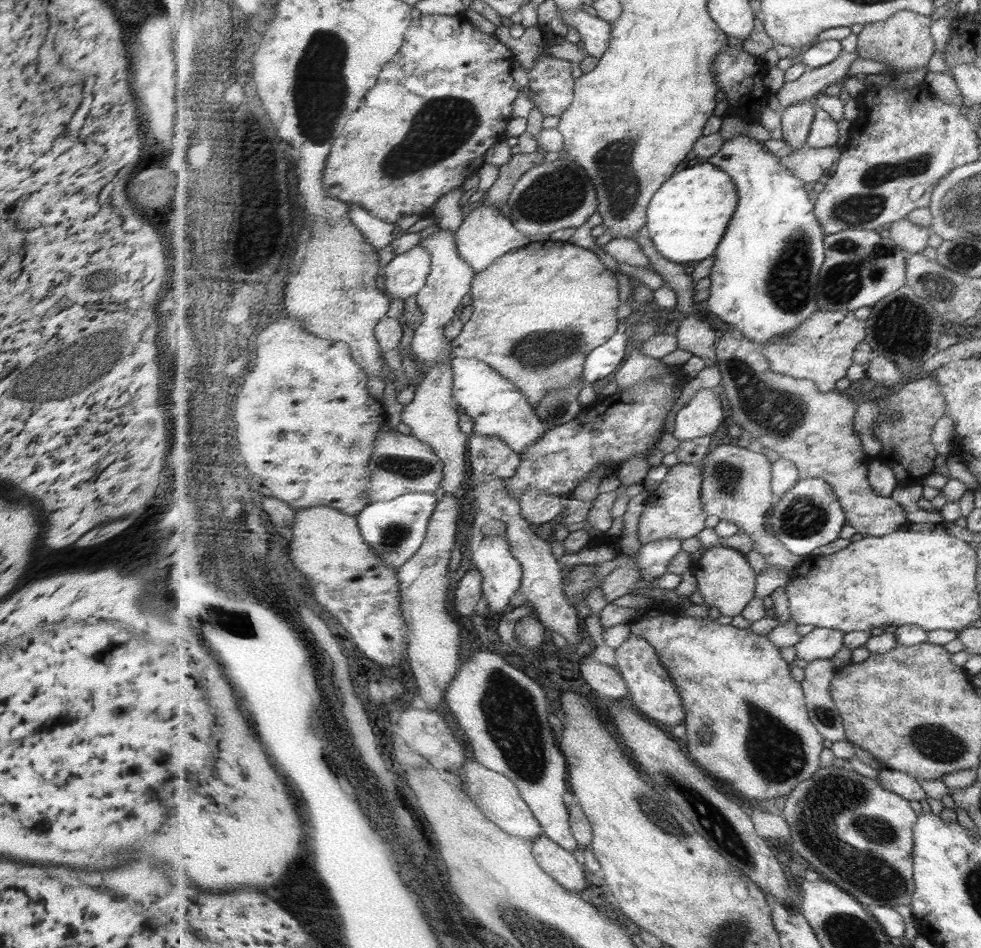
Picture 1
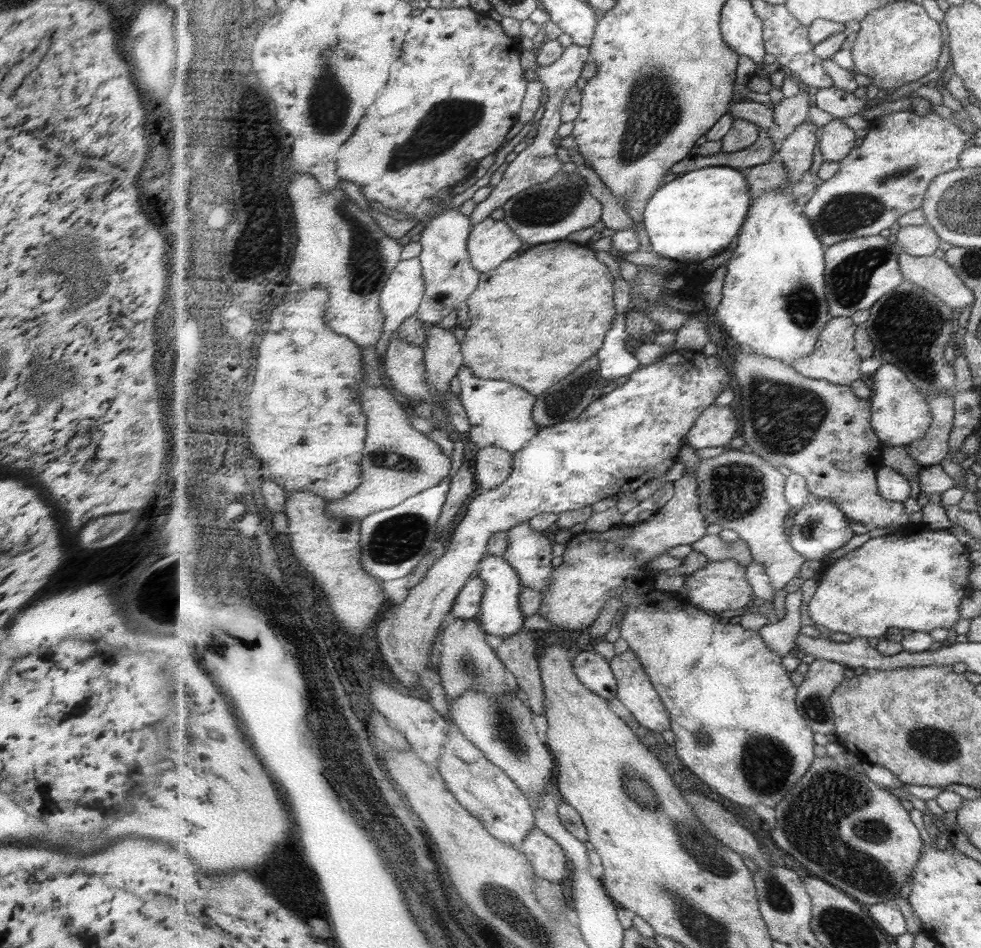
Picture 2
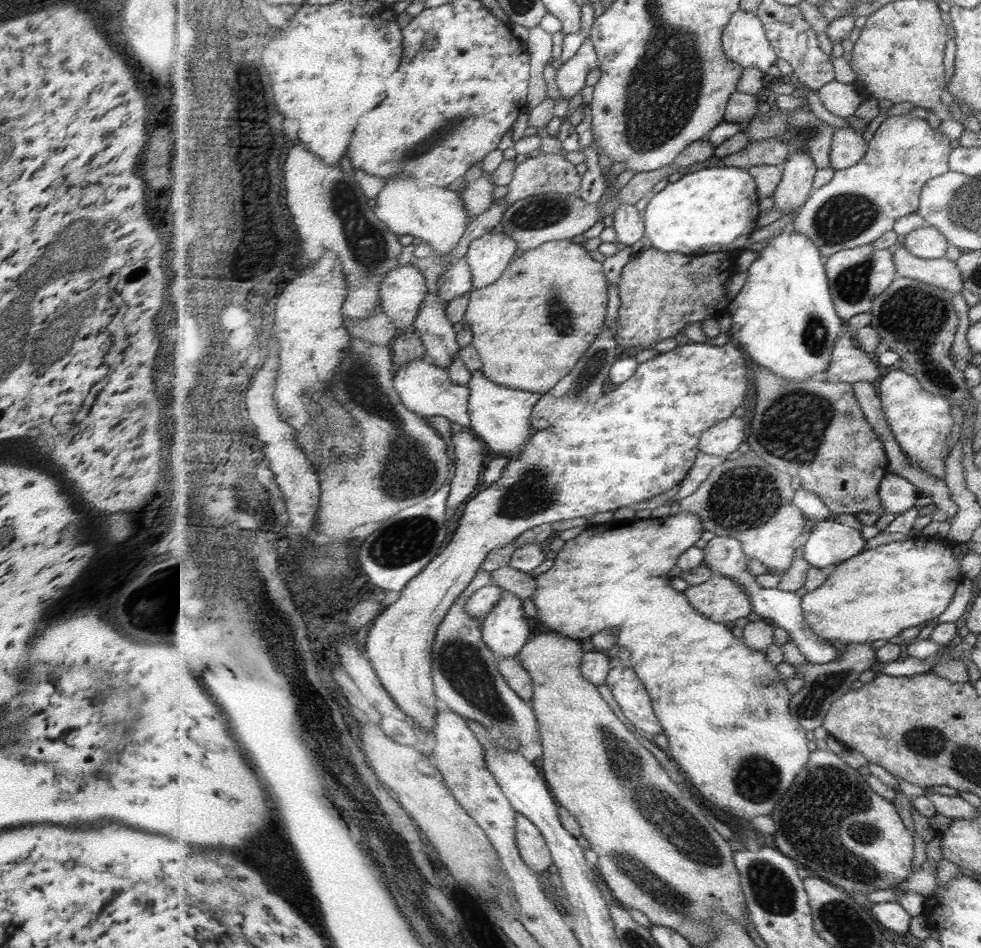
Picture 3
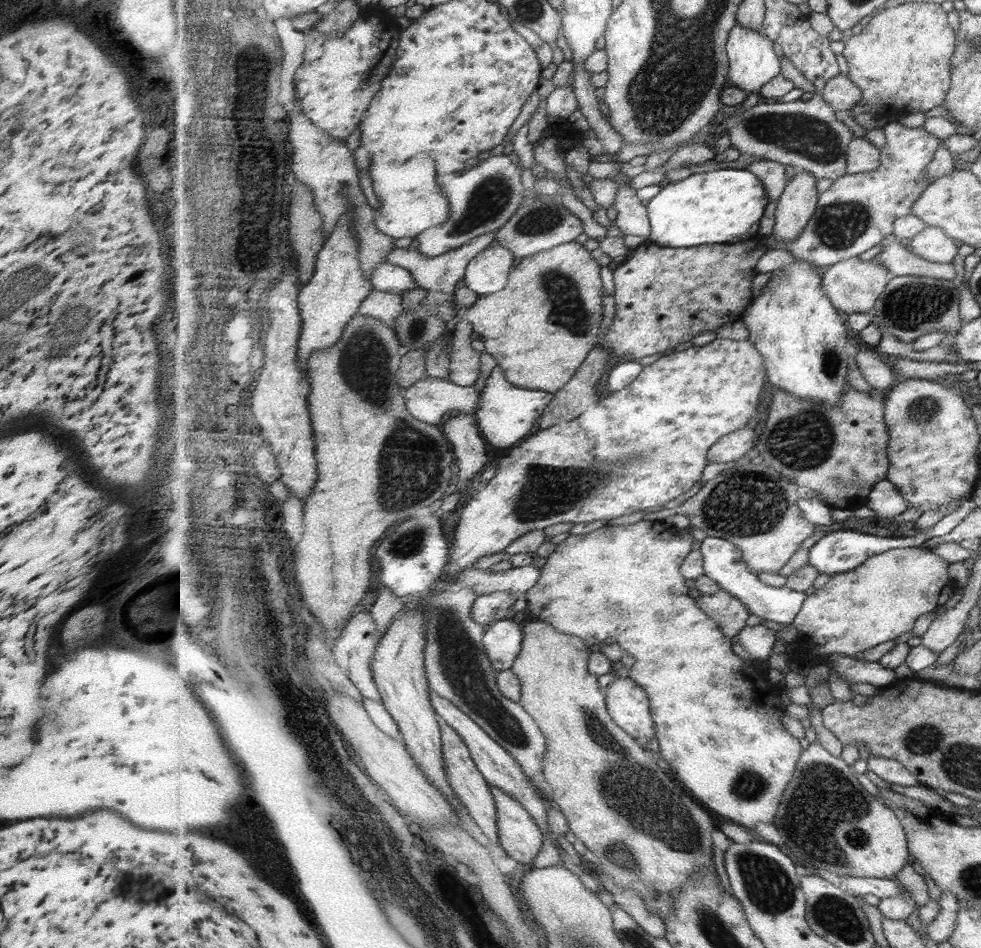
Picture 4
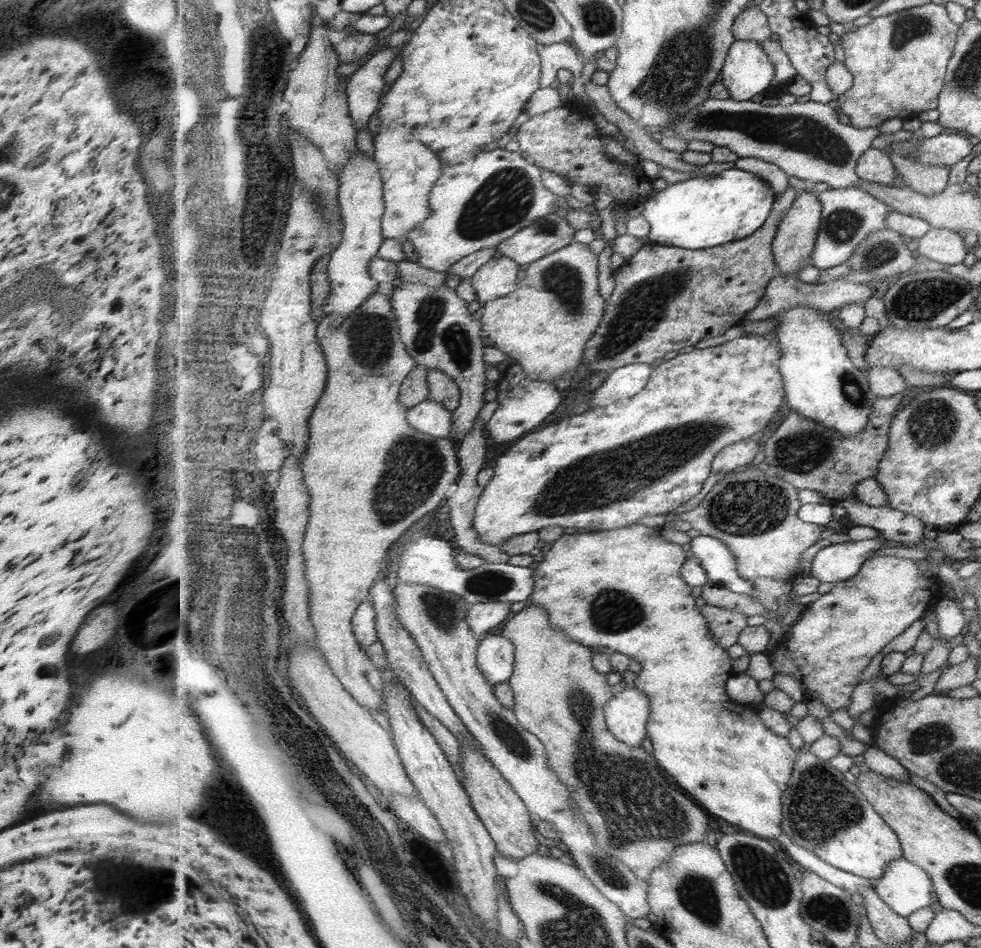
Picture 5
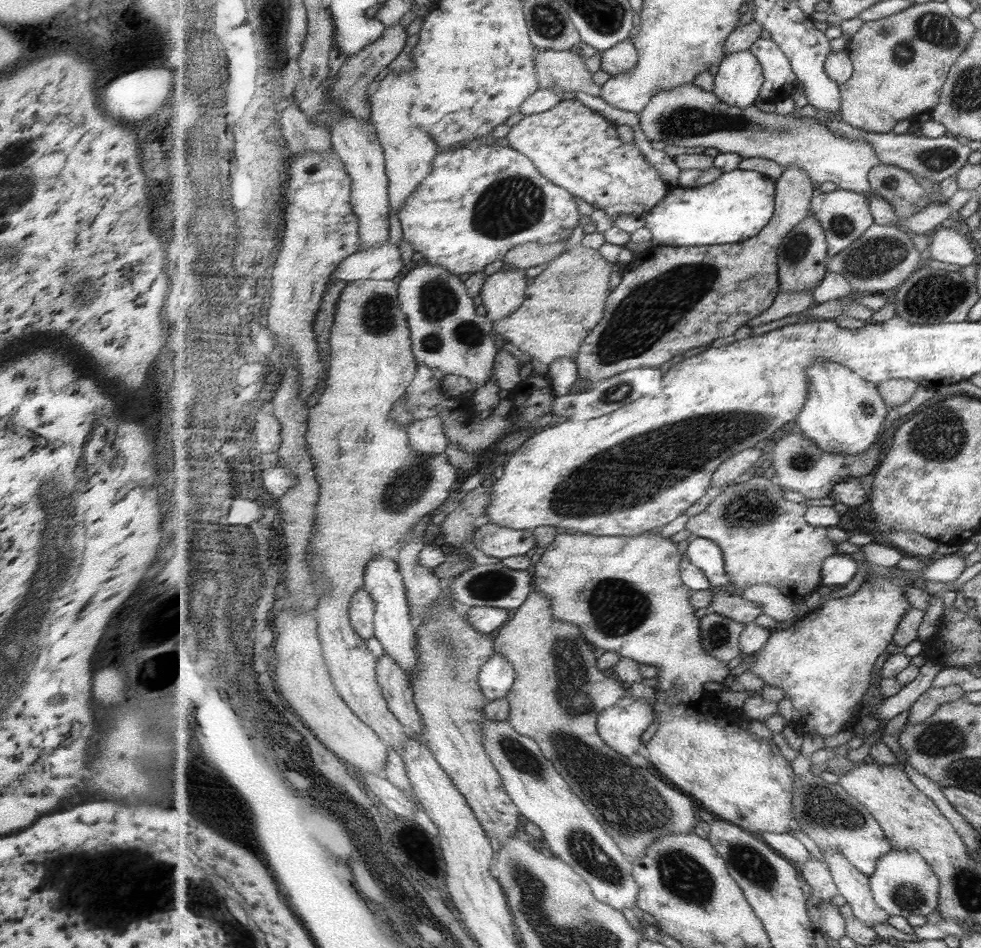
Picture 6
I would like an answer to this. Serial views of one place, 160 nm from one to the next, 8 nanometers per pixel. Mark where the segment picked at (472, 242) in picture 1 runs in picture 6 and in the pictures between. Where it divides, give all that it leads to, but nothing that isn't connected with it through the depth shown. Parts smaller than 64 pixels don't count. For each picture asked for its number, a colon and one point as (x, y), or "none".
2: (492, 242)
3: (489, 257)
4: (490, 271)
5: (498, 278)
6: (504, 293)

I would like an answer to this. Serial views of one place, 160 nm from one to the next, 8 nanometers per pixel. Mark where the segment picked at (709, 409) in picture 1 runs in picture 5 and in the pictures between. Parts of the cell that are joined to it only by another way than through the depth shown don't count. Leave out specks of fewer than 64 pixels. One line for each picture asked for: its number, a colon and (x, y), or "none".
2: (718, 425)
3: (726, 437)
4: (731, 448)
5: (745, 452)

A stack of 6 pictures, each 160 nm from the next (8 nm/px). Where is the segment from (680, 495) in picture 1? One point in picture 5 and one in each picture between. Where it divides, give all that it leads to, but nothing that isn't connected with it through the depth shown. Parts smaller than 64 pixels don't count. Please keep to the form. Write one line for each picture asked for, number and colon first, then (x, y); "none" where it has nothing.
2: (733, 709)
3: (725, 709)
4: (718, 718)
5: (719, 750)

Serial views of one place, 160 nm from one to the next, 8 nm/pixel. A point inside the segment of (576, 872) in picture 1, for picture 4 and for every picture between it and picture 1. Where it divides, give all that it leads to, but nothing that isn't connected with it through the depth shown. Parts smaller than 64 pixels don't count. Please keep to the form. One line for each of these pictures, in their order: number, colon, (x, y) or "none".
2: (548, 859)
3: (534, 850)
4: (521, 837)

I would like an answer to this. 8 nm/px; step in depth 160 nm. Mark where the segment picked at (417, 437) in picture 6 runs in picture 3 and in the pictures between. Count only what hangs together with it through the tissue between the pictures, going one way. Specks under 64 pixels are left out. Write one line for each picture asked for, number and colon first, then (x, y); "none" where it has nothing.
3: (428, 390)
4: (428, 400)
5: (432, 418)

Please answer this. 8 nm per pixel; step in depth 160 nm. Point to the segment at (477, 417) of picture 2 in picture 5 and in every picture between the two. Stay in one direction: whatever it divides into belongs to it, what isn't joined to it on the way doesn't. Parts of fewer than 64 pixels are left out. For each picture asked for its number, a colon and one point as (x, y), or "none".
3: (501, 417)
4: (508, 414)
5: (523, 403)

